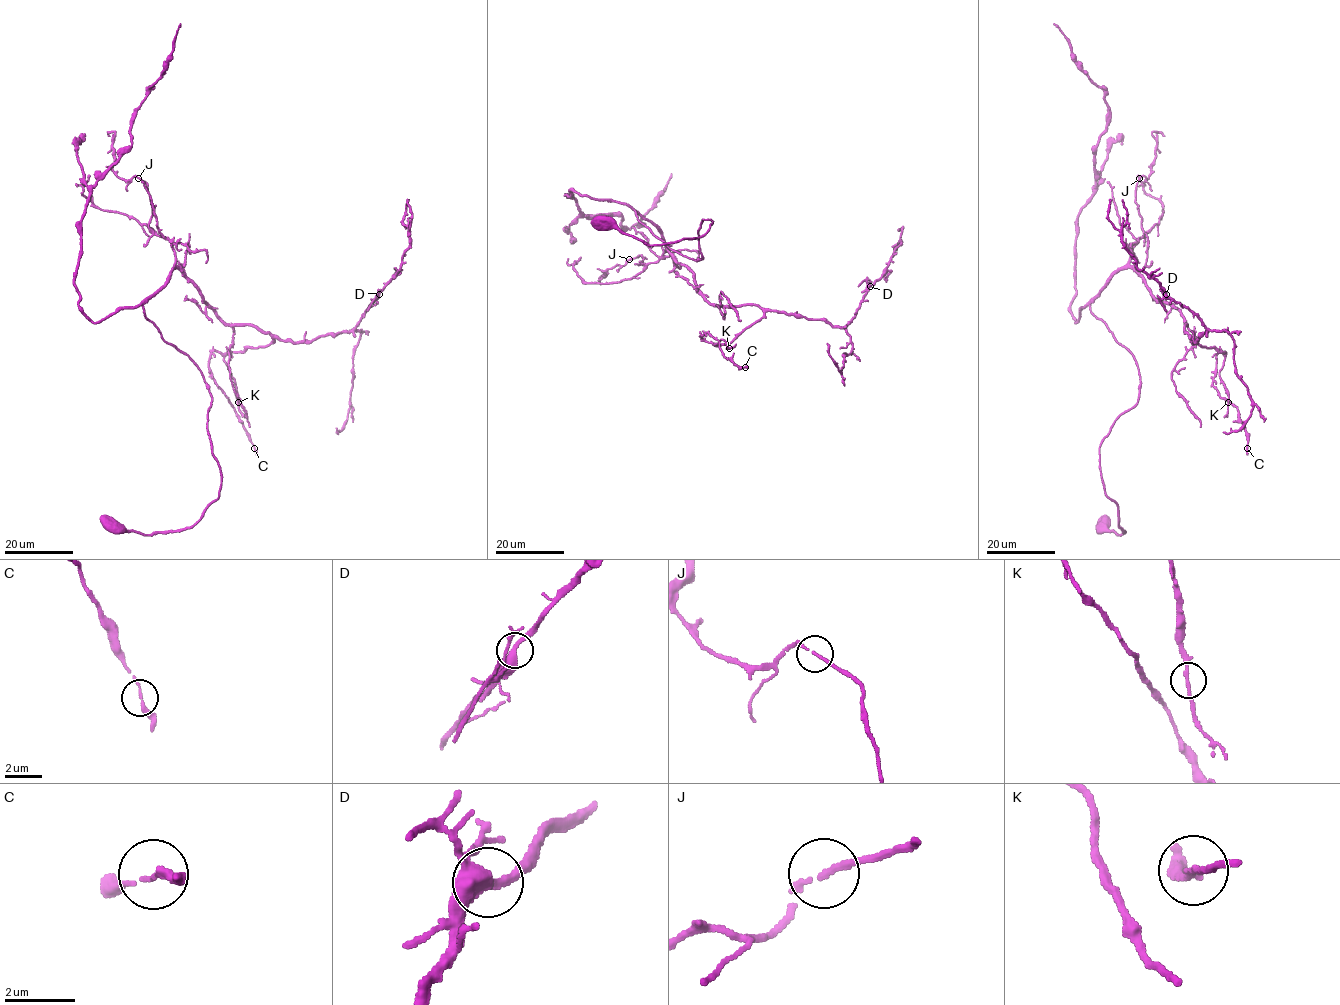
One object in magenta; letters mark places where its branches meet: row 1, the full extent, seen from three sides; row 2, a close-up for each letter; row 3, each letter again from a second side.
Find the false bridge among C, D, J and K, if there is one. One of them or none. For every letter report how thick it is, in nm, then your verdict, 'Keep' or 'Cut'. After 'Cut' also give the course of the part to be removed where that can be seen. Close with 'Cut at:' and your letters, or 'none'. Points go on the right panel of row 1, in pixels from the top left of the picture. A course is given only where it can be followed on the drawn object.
C: Thickness 170 nm. Keep
D: Thickness 360 nm. Keep
J: Thickness 140 nm. Keep
K: Thickness 160 nm. Keep
Cut at: none

